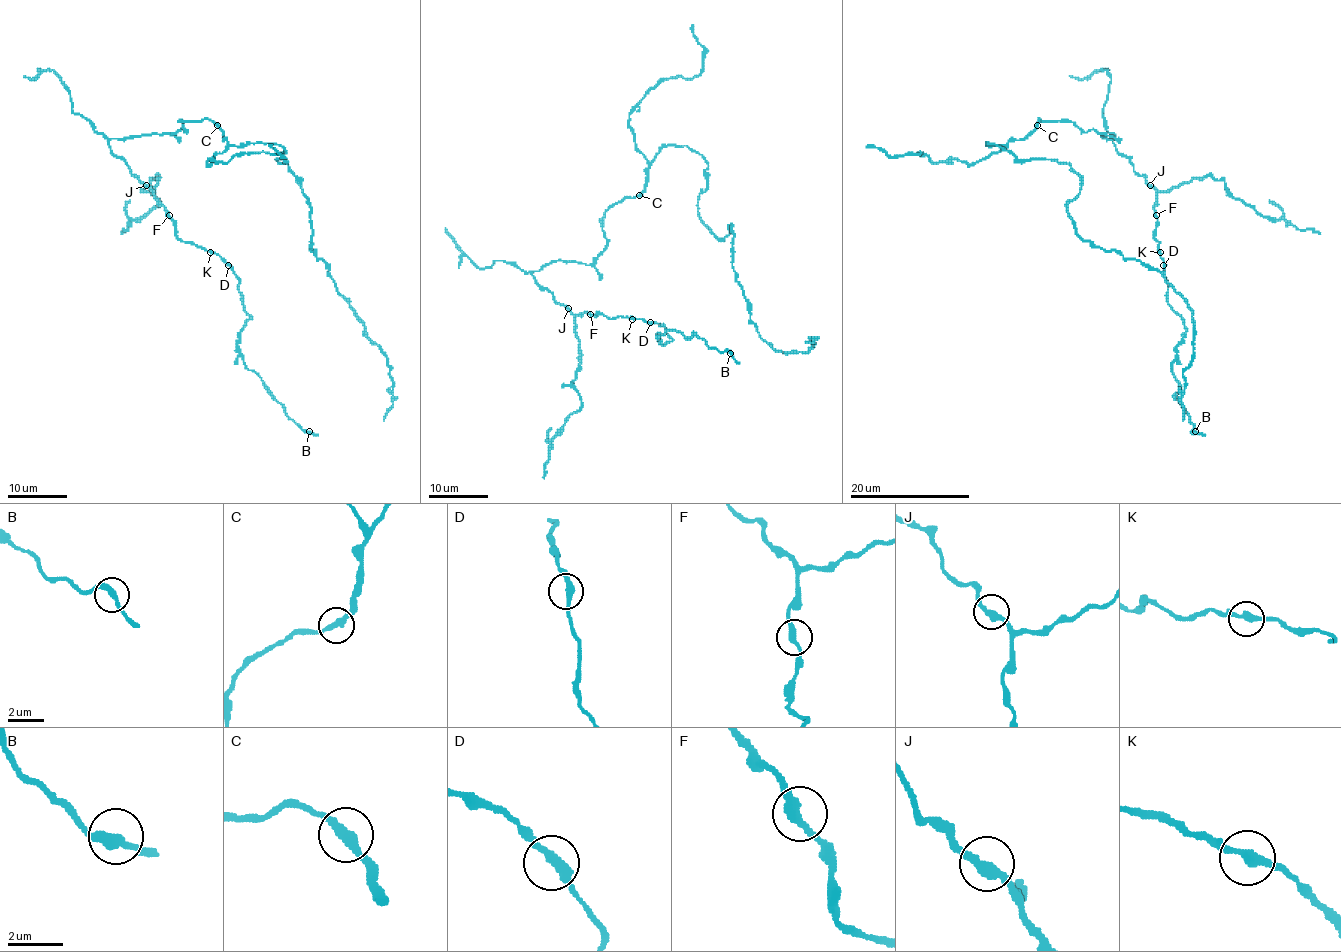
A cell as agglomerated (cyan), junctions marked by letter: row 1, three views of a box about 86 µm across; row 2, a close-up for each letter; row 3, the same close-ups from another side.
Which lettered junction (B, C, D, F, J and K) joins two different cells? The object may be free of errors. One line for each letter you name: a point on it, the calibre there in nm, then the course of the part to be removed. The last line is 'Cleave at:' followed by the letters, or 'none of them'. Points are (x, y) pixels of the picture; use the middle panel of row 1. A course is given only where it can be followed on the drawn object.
Cleave at: none of them

